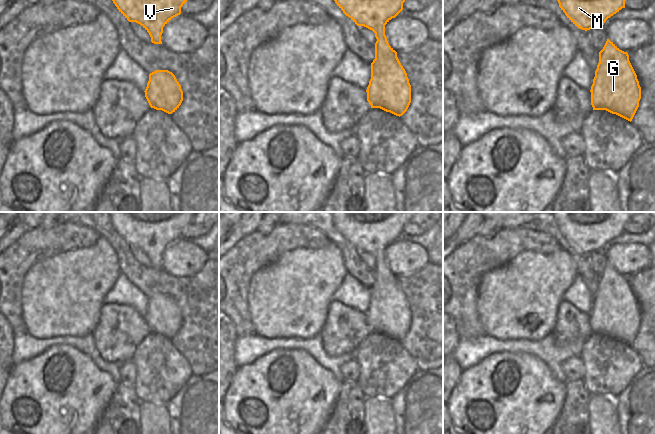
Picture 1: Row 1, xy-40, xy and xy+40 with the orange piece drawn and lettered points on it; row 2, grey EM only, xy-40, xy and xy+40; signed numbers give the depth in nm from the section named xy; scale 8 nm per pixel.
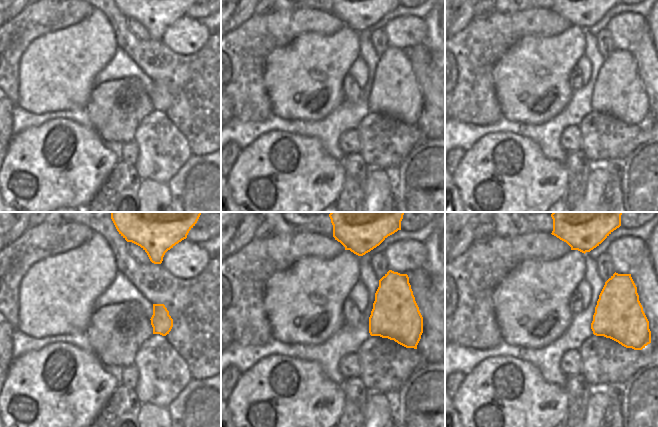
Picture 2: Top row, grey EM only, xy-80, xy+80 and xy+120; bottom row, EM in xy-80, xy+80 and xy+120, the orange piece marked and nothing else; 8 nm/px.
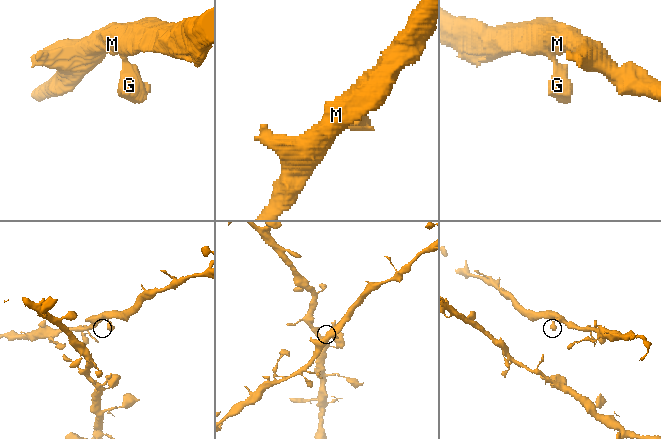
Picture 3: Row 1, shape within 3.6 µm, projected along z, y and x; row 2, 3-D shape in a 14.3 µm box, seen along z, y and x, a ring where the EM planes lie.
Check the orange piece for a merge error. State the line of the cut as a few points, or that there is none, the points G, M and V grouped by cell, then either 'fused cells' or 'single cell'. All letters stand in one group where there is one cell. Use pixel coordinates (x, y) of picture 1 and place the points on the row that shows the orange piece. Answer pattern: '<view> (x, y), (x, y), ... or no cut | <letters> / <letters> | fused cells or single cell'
no cut | G M V | single cell

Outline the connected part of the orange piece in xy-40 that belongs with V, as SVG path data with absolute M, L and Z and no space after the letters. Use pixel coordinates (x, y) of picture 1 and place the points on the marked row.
M112 0L119 12L129 21L140 24L150 35L151 42L162 44L163 27L181 14L181 7L187 0Z

